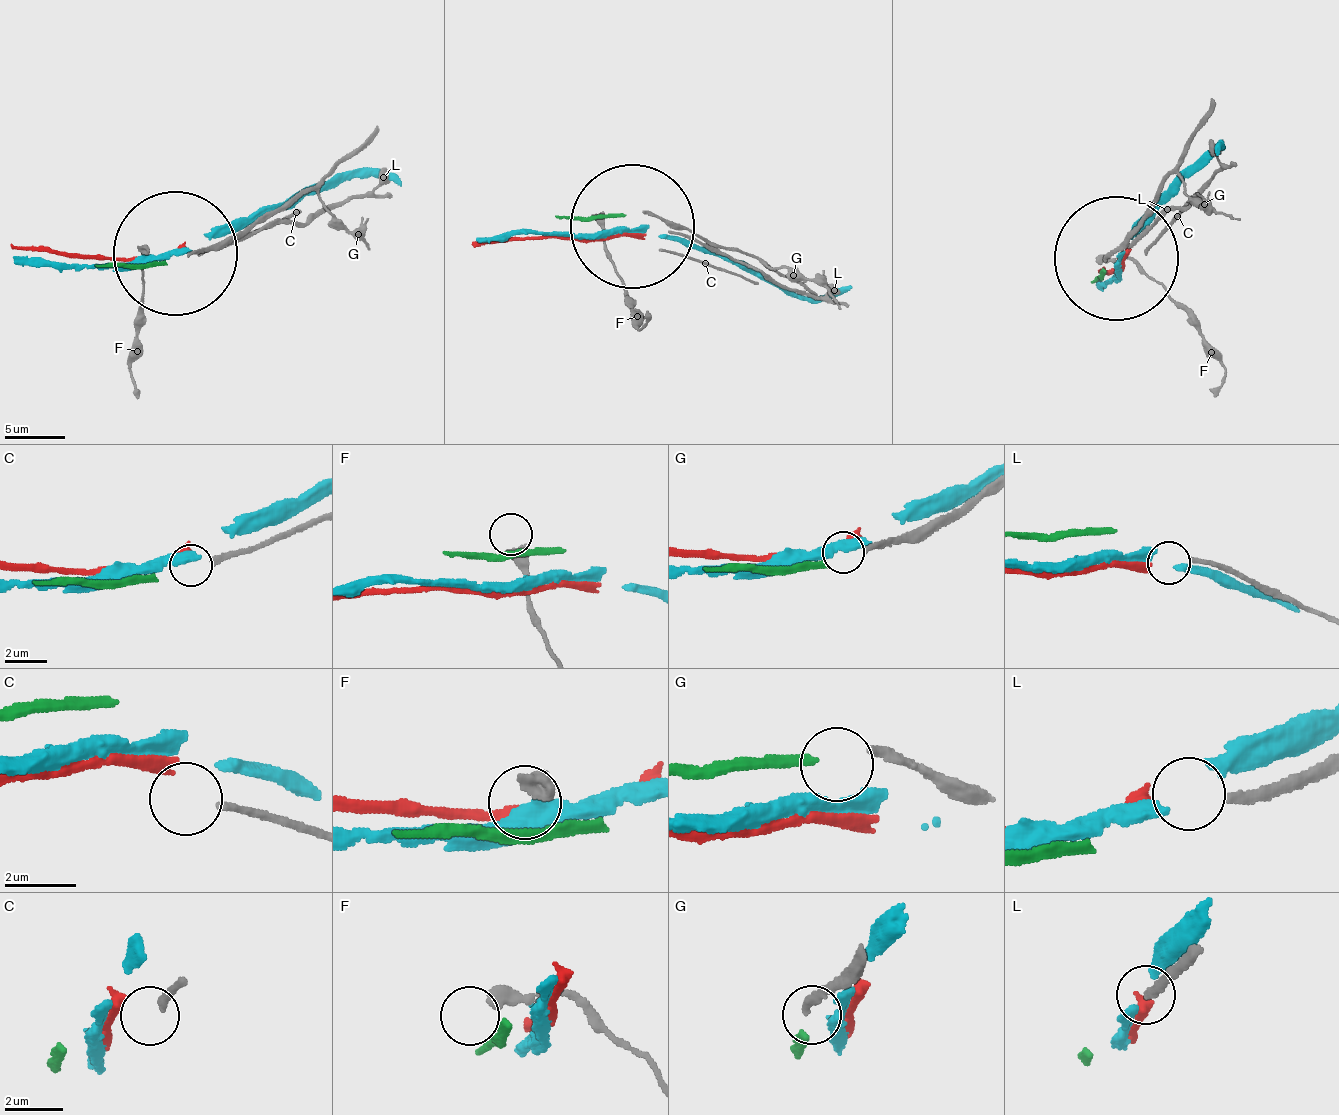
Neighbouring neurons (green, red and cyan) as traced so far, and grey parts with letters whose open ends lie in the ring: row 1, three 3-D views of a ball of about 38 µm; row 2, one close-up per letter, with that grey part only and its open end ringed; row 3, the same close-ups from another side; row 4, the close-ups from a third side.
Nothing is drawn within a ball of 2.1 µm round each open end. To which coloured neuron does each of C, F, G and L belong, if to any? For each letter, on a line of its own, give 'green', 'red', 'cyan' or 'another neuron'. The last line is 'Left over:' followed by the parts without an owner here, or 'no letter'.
C: another neuron
F: another neuron
G: green
L: red
Left over: C, F

